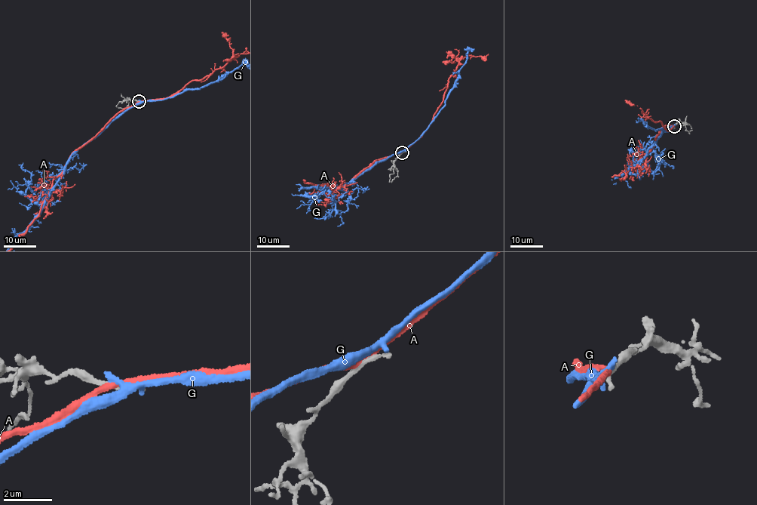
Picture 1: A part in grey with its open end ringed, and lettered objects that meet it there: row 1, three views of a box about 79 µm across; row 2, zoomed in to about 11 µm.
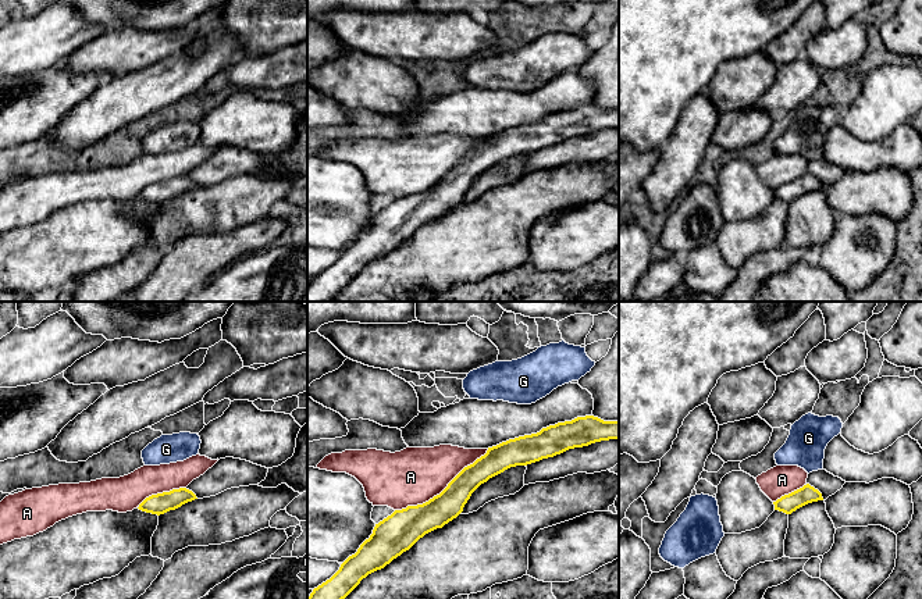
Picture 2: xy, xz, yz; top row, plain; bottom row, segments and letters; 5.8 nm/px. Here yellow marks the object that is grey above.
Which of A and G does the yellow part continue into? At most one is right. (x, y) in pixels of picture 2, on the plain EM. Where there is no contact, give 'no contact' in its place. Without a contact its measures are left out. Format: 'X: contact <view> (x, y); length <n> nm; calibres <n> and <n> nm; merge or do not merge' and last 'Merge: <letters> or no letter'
A: contact xz (442, 179); length 650 nm; calibres 190 and 320 nm; do not merge
G: no contact; merge
Merge: G

